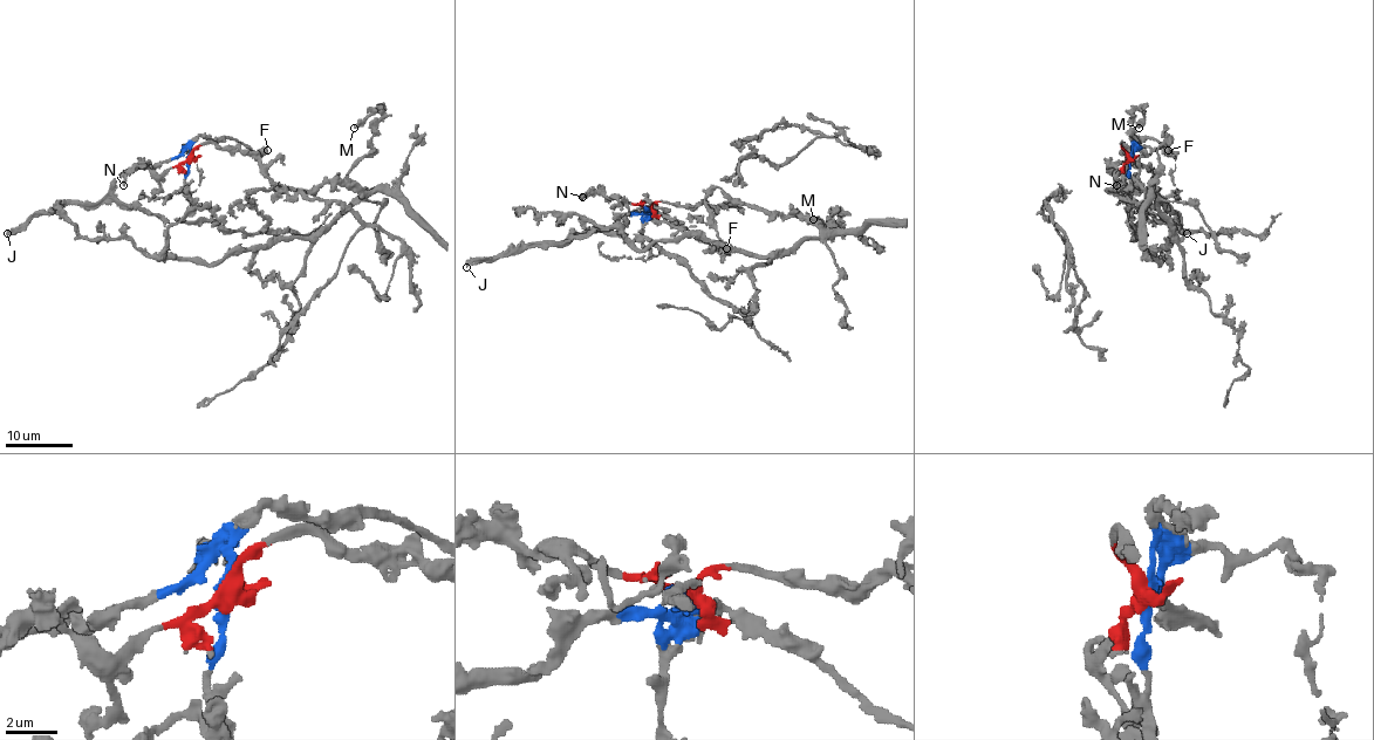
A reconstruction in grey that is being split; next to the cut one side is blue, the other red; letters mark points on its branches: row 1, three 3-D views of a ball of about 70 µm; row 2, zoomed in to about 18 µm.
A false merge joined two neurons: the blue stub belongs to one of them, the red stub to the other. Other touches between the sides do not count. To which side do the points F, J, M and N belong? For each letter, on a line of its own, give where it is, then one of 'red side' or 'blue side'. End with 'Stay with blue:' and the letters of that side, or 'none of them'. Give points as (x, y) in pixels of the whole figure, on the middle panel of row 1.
F: (726, 248) | blue side
J: (466, 267) | blue side
M: (813, 219) | red side
N: (582, 197) | red side
Stay with blue: F, J

